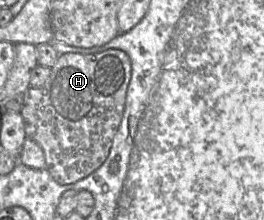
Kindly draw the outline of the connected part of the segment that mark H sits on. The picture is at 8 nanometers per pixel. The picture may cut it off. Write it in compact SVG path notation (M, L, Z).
M108 49L93 54L59 54L51 68L48 81L39 88L29 88L24 93L21 115L26 137L43 149L46 169L59 184L72 184L89 176L106 161L116 132L122 121L126 93L132 75L128 54L120 49Z

